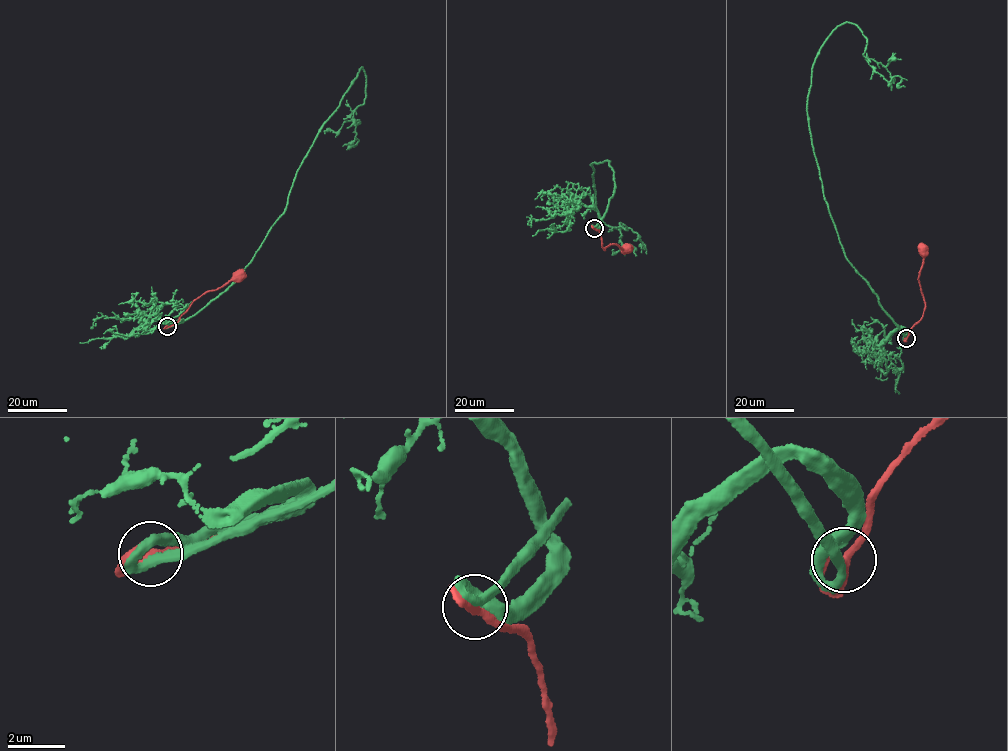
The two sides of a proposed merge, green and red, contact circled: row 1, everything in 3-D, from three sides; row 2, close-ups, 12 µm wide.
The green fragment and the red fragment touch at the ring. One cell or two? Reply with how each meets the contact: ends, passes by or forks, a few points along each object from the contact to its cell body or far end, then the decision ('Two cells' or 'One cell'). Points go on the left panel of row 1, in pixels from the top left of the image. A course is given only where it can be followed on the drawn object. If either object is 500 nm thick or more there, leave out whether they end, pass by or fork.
At the ring green passes by. At the ring red passes by. Course of green: (167, 326), (235, 281), (283, 213), (297, 169), (362, 67), (364, 103), (352, 117), (359, 141), (346, 149). Course of red: (167, 327), (175, 323), (191, 303), (205, 292), (240, 275). One cell

